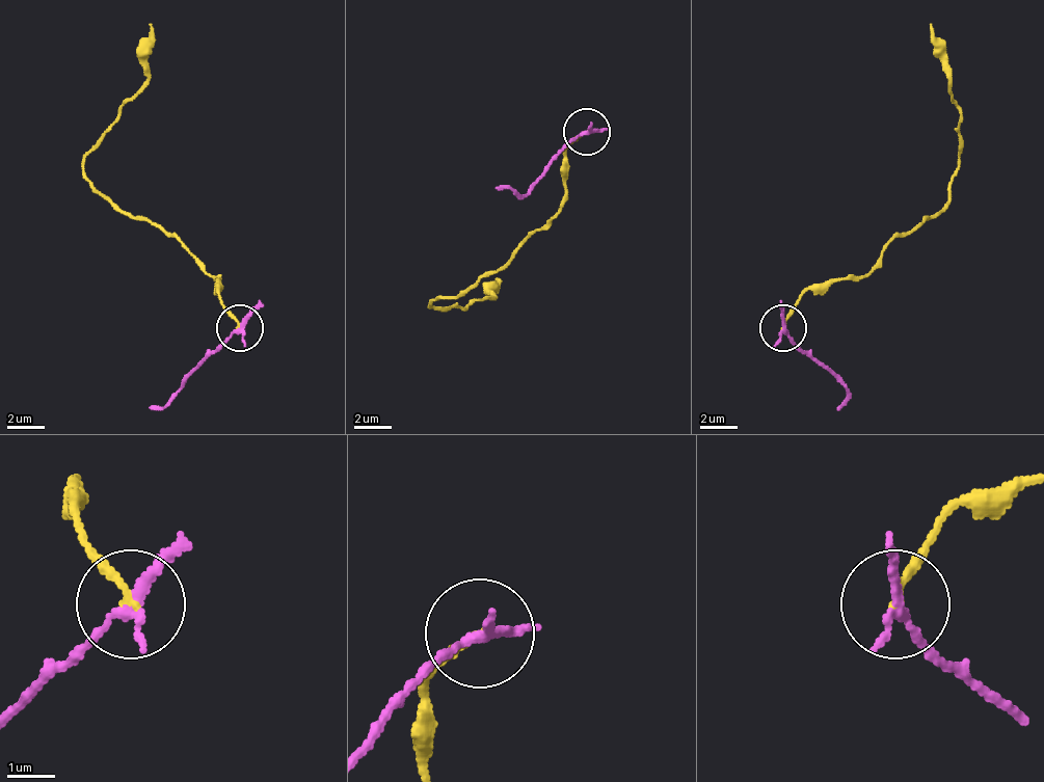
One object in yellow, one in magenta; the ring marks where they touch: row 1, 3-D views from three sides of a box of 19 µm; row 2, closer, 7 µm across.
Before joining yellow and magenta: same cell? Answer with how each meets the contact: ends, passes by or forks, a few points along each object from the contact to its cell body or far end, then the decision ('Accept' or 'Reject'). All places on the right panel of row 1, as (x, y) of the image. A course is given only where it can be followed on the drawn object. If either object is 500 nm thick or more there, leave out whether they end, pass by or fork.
At the ring yellow ends. At the ring magenta passes by. Course of yellow: (784, 326), (807, 289), (854, 279), (897, 238), (948, 200), (958, 167), (962, 111), (943, 41), (930, 22). Course of magenta: (784, 326), (845, 387), (840, 406). Reject

